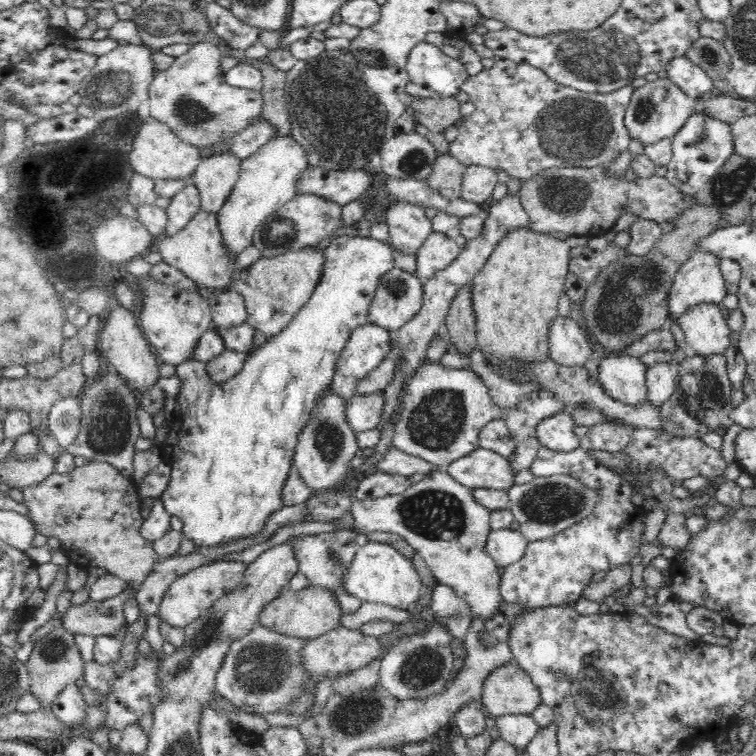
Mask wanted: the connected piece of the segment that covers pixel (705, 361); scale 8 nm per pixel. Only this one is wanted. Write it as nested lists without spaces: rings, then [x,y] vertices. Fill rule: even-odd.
[[[692,354],[679,365],[678,374],[678,382],[676,382],[674,394],[660,408],[662,420],[664,420],[663,431],[676,438],[693,437],[702,439],[710,432],[724,437],[729,428],[735,424],[731,420],[730,414],[735,406],[732,404],[731,394],[733,388],[728,376],[725,357],[721,354],[712,354],[711,356]]]

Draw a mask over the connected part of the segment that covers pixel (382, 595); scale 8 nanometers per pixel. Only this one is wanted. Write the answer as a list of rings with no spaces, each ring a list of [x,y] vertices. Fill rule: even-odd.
[[[370,540],[358,549],[348,572],[344,573],[341,578],[341,588],[363,602],[388,604],[388,606],[402,610],[407,610],[409,606],[416,603],[424,591],[424,586],[412,562],[408,561],[392,545]]]

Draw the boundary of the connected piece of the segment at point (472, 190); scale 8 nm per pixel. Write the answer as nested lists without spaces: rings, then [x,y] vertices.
[[[478,165],[468,166],[463,174],[461,197],[476,204],[482,204],[488,198],[491,199],[497,182],[494,169]]]

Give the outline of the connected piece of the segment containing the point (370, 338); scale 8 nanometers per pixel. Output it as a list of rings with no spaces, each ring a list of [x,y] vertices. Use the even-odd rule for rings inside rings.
[[[370,322],[356,328],[336,362],[331,389],[348,400],[356,394],[358,382],[372,372],[390,352],[390,331]]]

